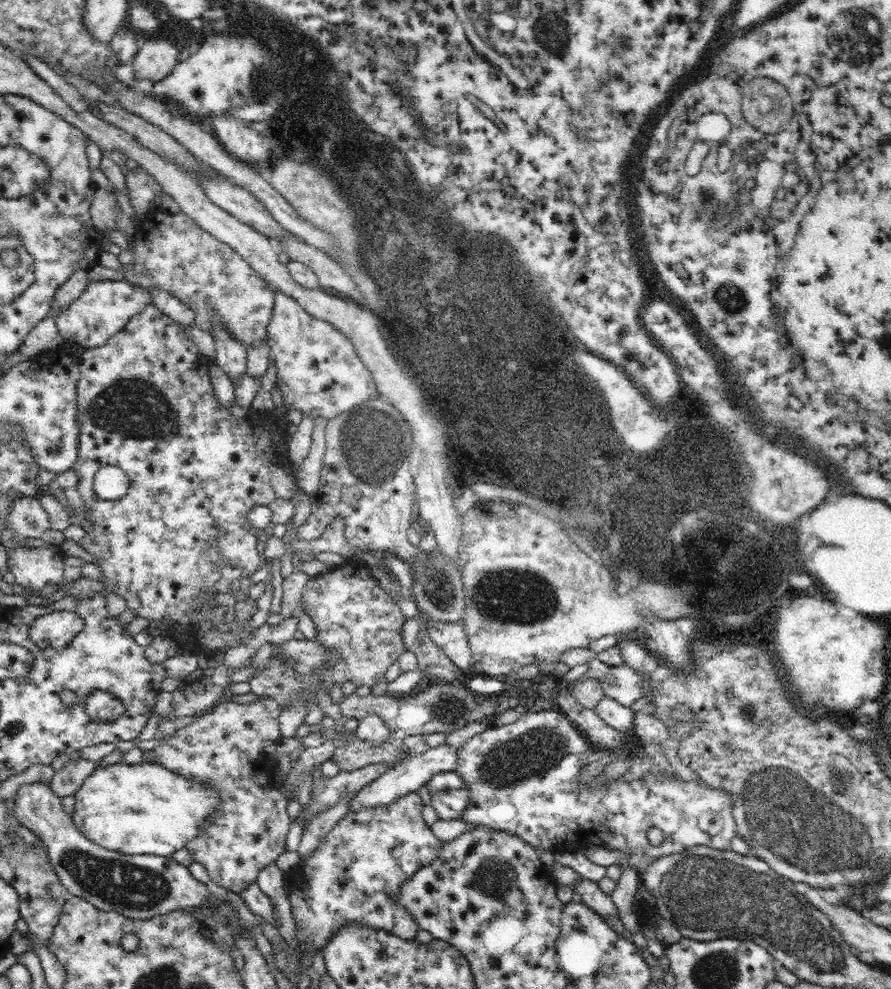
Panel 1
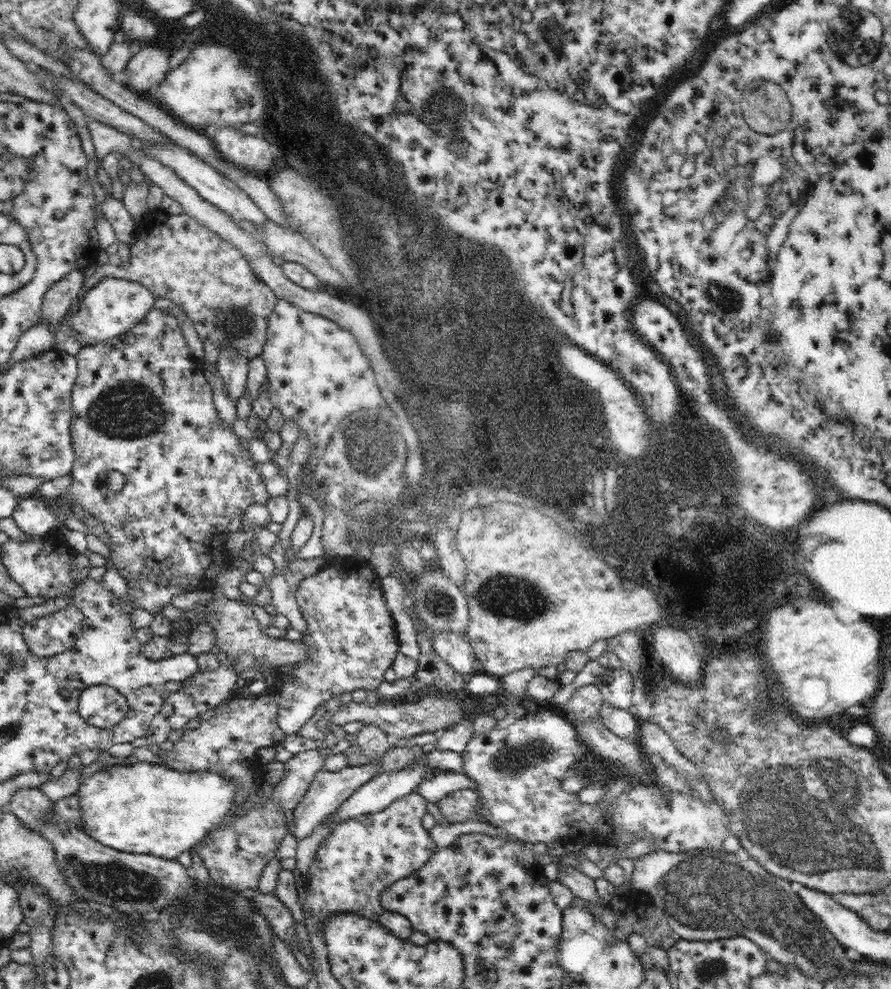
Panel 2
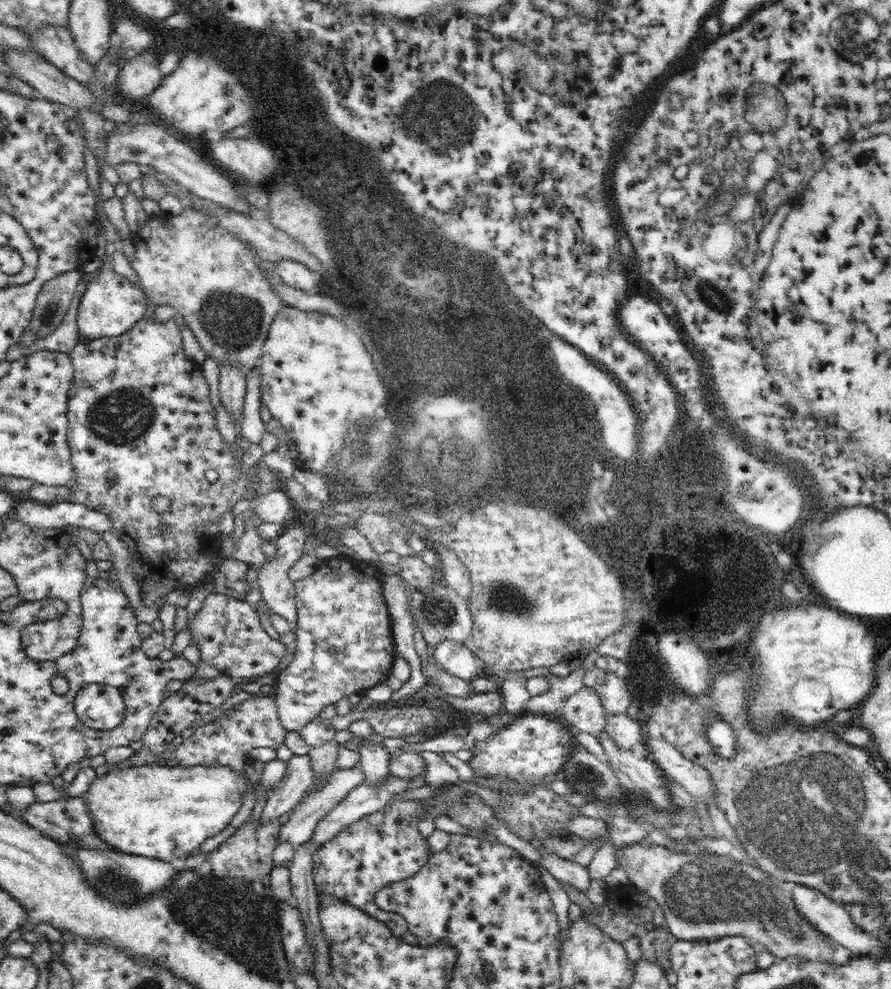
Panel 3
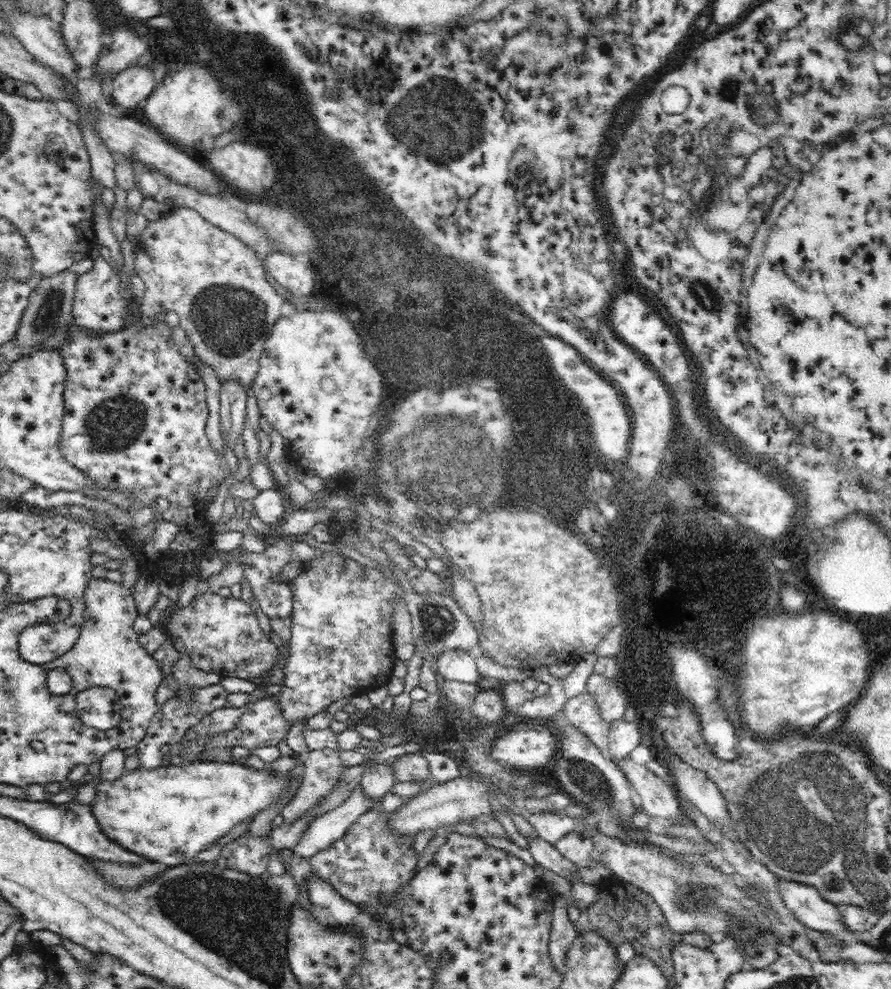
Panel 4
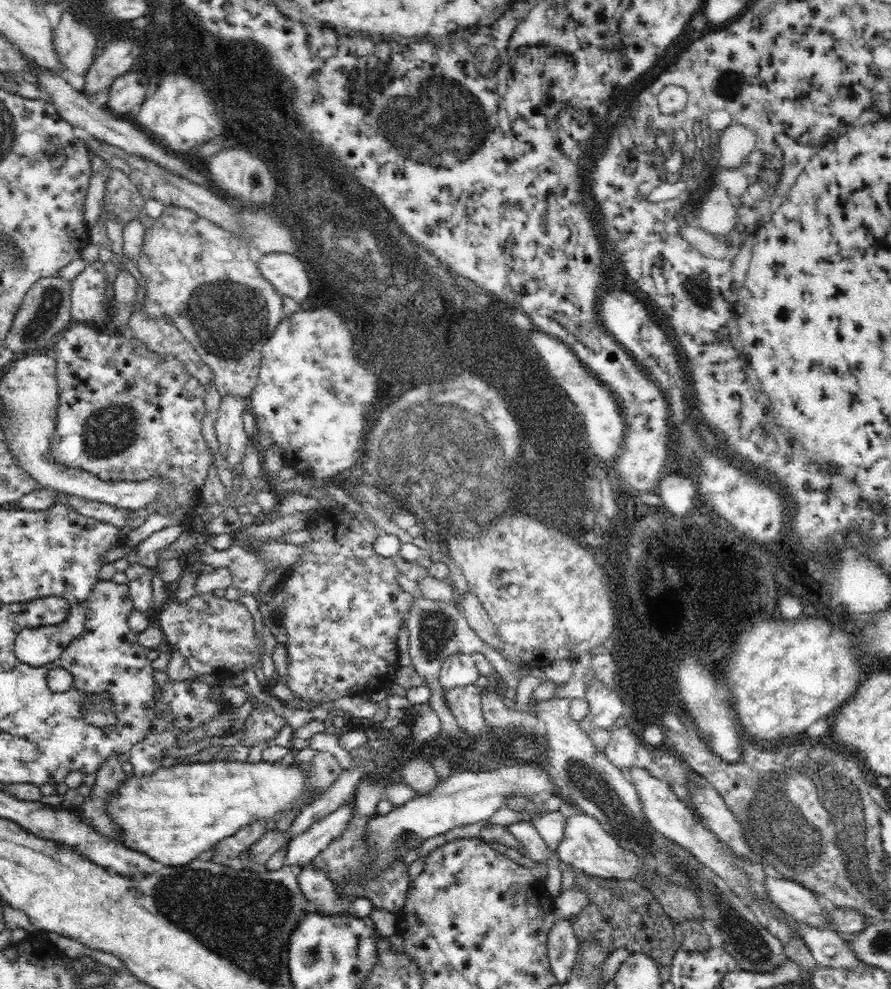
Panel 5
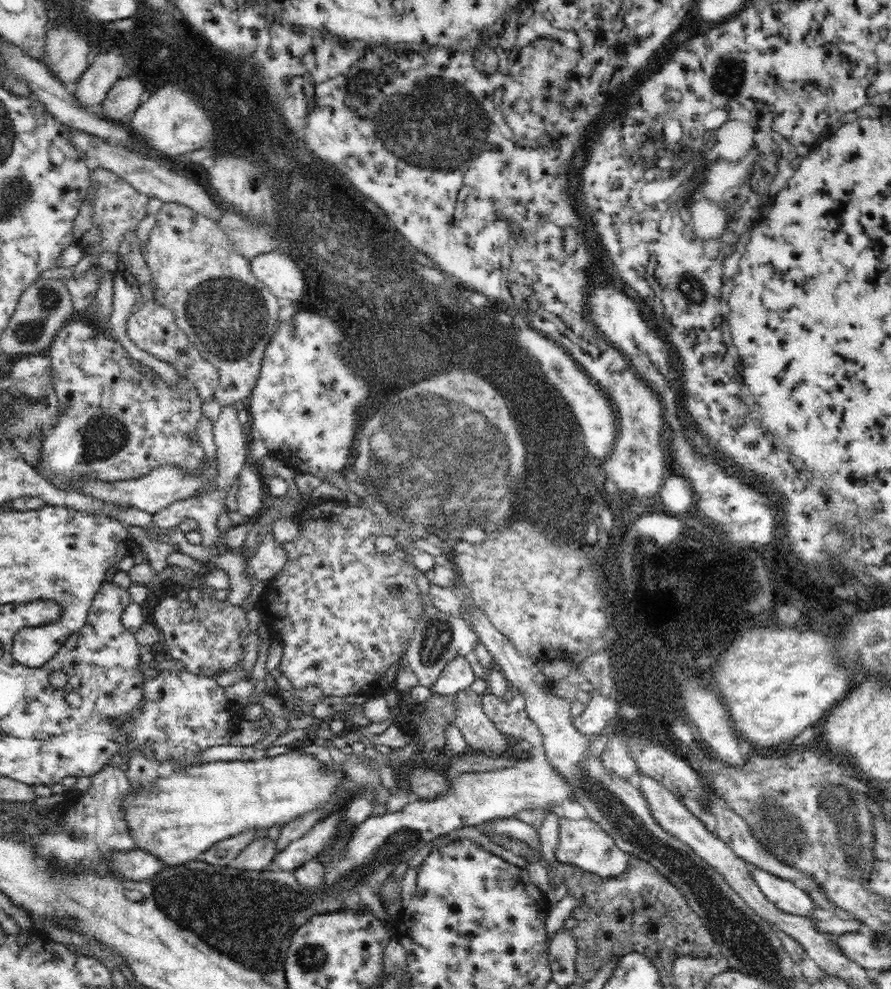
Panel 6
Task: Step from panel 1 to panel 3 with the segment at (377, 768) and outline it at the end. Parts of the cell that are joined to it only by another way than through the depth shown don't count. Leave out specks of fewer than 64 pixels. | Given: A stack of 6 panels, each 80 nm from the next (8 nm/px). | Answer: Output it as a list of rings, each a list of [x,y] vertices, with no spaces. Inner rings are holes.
[[[344,768],[337,769],[334,773],[328,774],[322,783],[318,783],[318,788],[297,804],[296,808],[291,811],[289,820],[283,824],[279,834],[279,842],[289,842],[292,846],[309,842],[313,837],[314,829],[321,818],[324,818],[353,788],[364,782],[365,774],[363,768]]]

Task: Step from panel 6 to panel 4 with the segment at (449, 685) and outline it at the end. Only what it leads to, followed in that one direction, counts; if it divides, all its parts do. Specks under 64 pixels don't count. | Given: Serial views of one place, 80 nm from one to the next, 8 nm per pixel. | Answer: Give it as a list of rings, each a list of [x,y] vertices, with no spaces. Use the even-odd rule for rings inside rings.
[[[461,649],[448,650],[436,662],[436,672],[440,679],[458,680],[468,684],[481,682],[482,676],[476,669],[475,653]]]

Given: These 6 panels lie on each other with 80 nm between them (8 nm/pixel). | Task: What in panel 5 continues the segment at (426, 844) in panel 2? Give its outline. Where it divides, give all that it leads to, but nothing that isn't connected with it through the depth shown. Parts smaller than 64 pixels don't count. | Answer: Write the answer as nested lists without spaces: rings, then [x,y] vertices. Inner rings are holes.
[[[354,813],[342,834],[328,844],[310,863],[312,868],[320,869],[332,879],[332,882],[341,886],[348,899],[352,901],[356,898],[369,899],[373,908],[384,909],[385,912],[394,913],[399,917],[405,905],[405,895],[411,886],[407,867],[402,862],[402,857],[396,857],[383,867],[378,867],[375,873],[370,871],[374,862],[372,858],[376,852],[376,847],[368,841],[368,824],[372,818],[372,815]]]

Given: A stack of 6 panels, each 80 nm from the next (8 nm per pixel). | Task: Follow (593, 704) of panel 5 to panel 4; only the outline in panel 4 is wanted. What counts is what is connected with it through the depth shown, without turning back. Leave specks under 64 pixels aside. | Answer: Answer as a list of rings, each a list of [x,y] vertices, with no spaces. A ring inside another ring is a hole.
[[[596,673],[590,674],[587,680],[587,691],[596,701],[601,719],[609,725],[620,720],[628,706],[627,697],[619,685],[618,682],[616,685],[616,678],[608,679]]]

